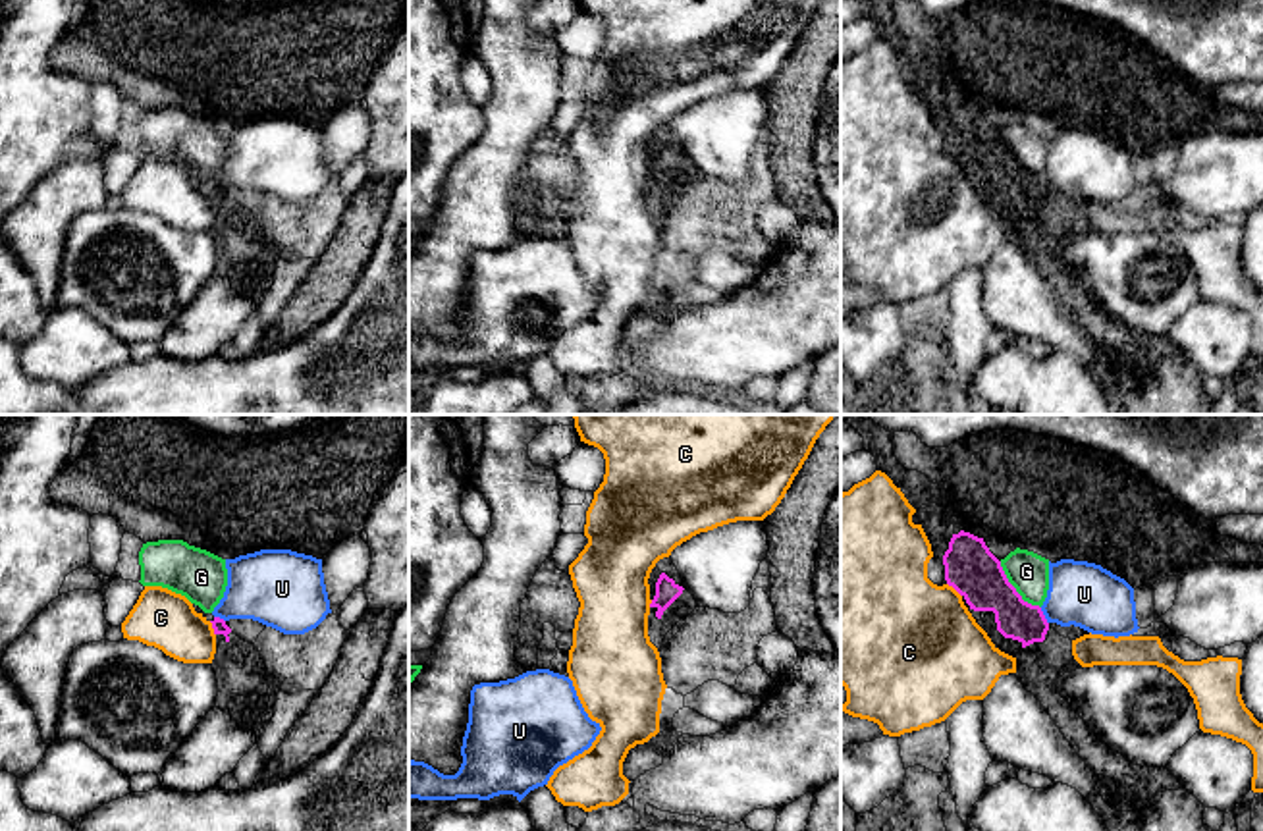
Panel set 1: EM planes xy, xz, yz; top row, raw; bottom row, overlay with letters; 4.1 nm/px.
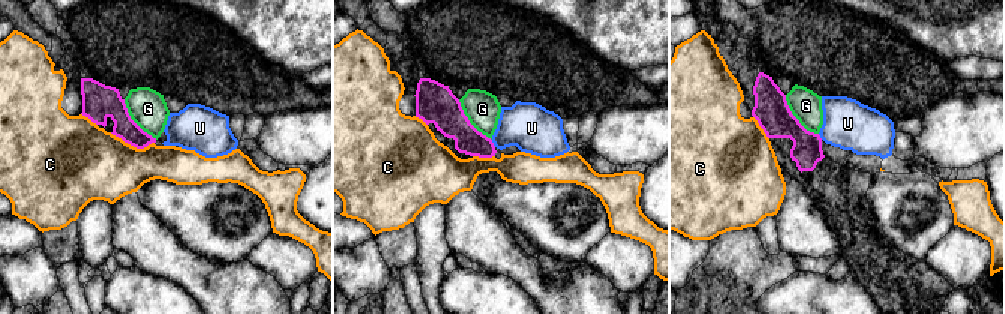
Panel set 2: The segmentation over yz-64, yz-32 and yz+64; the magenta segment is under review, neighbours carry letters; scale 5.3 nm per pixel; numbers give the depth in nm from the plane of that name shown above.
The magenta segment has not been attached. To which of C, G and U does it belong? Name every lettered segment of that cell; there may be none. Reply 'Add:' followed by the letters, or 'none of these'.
Add: none of these

